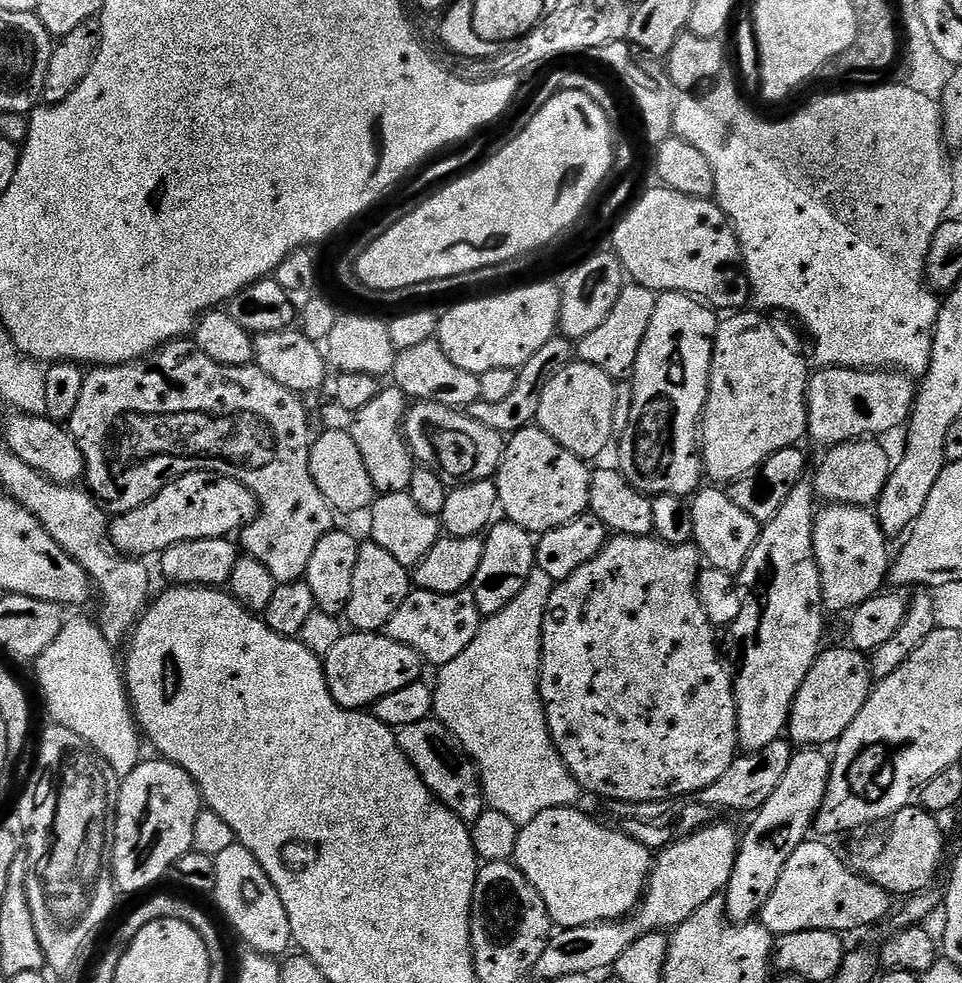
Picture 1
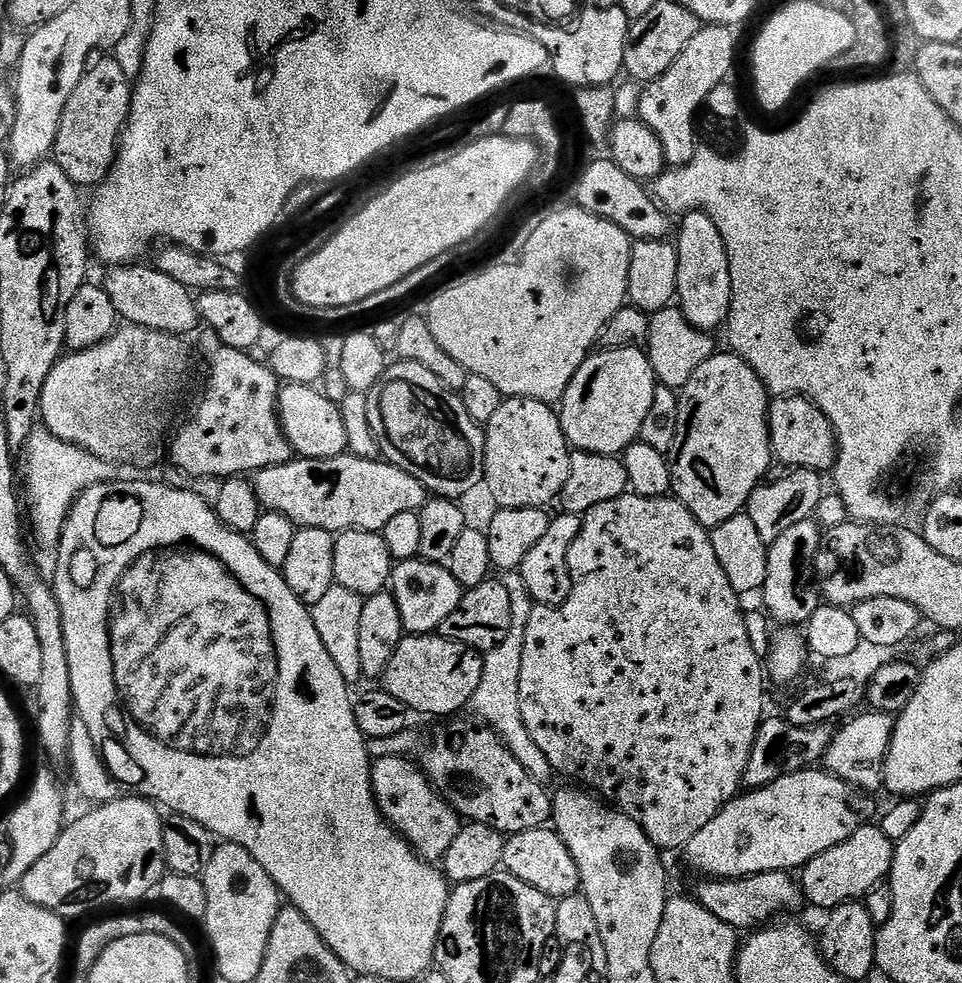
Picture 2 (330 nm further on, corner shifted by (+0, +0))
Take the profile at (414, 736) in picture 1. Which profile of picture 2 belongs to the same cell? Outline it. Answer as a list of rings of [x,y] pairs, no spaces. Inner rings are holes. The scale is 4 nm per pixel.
[[[387,756],[372,761],[372,789],[376,795],[376,801],[380,807],[380,812],[388,819],[388,823],[408,841],[408,844],[416,851],[423,860],[429,862],[443,861],[446,850],[454,843],[454,838],[458,838],[462,827],[462,817],[452,809],[440,797],[434,785],[428,781],[423,767],[419,763],[411,764],[408,756]]]

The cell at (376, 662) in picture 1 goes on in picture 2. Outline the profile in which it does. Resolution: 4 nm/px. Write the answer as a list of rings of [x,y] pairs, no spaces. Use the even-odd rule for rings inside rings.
[[[439,634],[405,635],[398,650],[394,650],[394,658],[390,658],[390,666],[386,666],[382,688],[383,691],[394,694],[398,702],[405,704],[409,713],[452,716],[471,705],[478,690],[478,682],[482,682],[483,669],[483,655],[462,642],[448,640]]]

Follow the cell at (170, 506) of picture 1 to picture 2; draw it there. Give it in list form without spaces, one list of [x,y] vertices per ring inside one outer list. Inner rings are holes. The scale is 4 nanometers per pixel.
[[[351,454],[335,456],[334,458],[293,458],[285,464],[261,468],[255,473],[256,497],[260,499],[261,509],[286,514],[300,528],[321,528],[333,534],[353,532],[361,528],[367,532],[383,533],[386,522],[398,514],[407,512],[419,513],[428,503],[430,493],[418,478],[406,474],[398,466],[389,464],[387,460],[367,460]]]

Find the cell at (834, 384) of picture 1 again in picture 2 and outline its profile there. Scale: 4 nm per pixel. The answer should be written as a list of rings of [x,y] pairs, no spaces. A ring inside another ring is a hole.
[[[803,396],[776,398],[768,406],[768,429],[772,443],[772,455],[785,464],[785,469],[809,468],[811,472],[831,473],[836,466],[836,435],[832,423]]]

